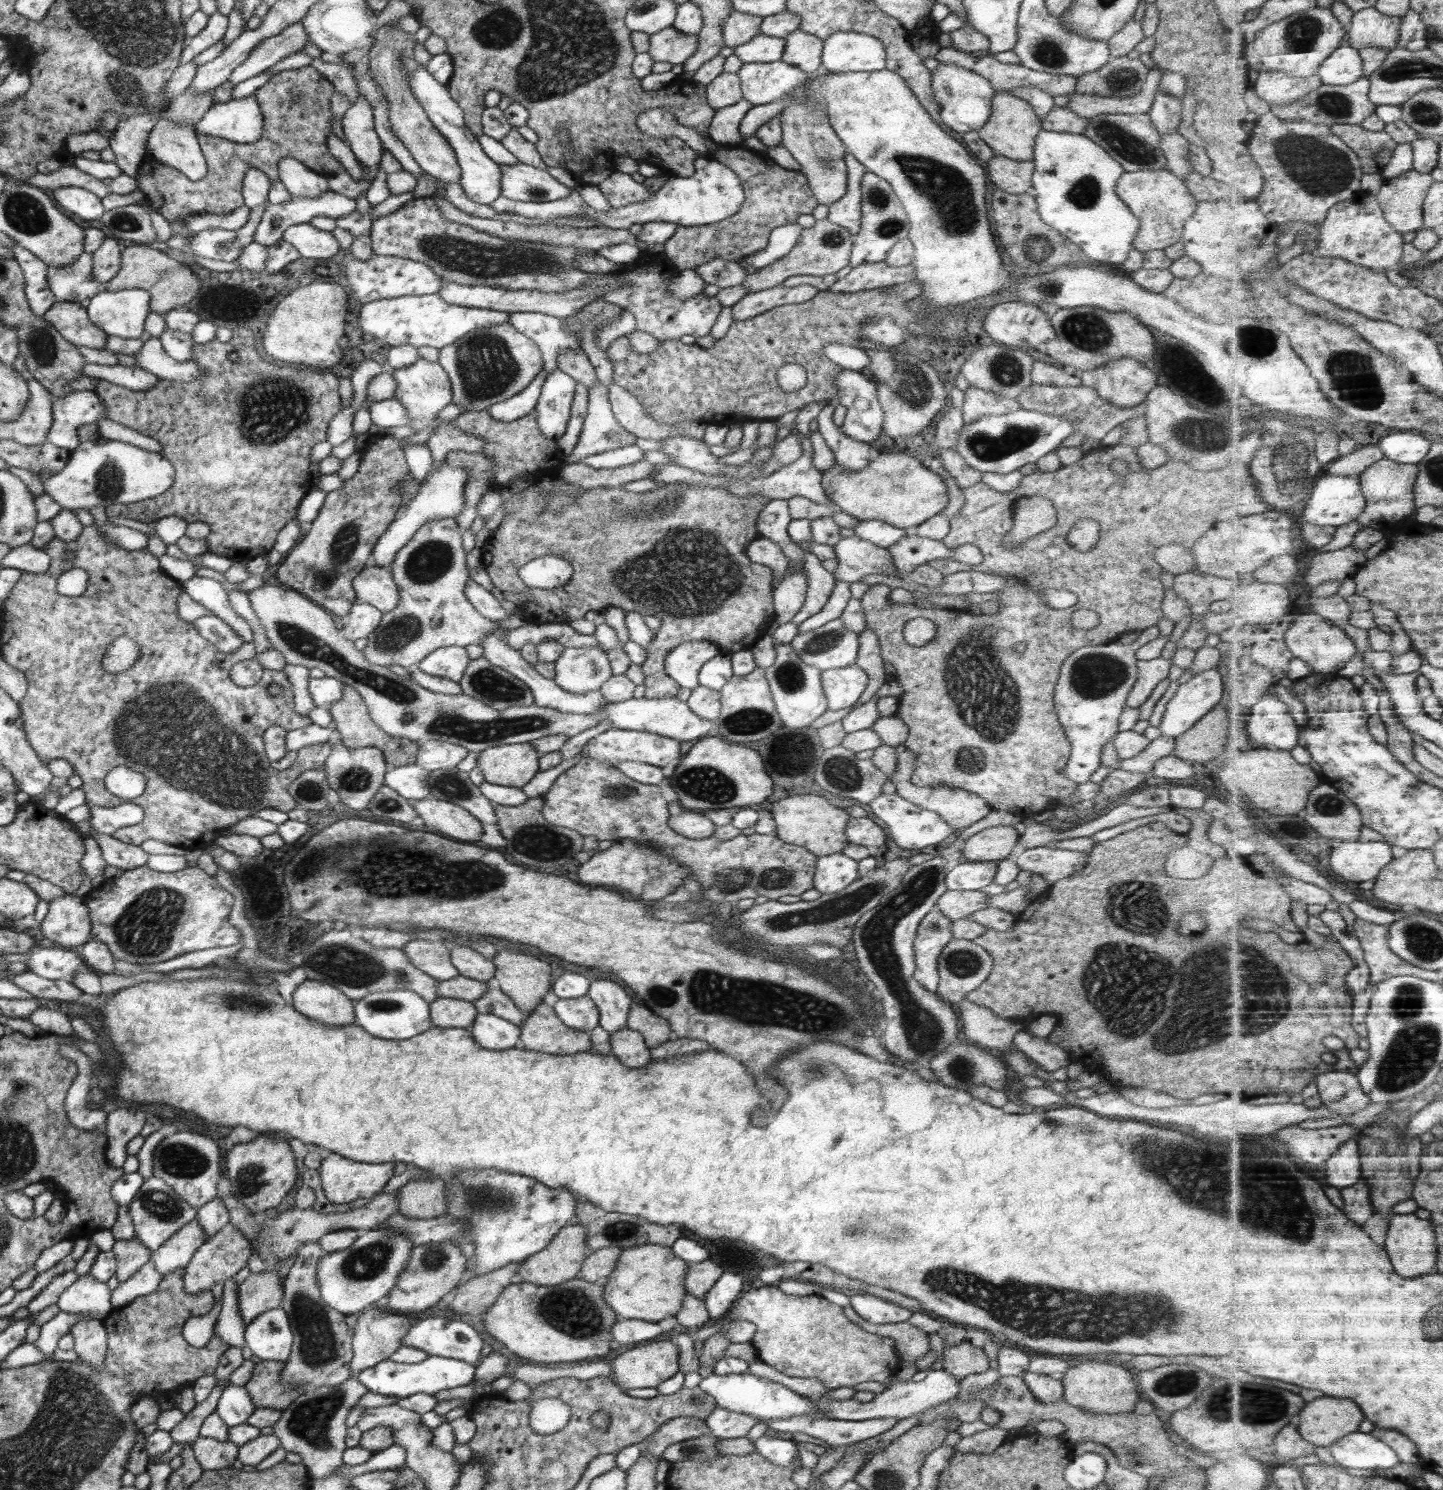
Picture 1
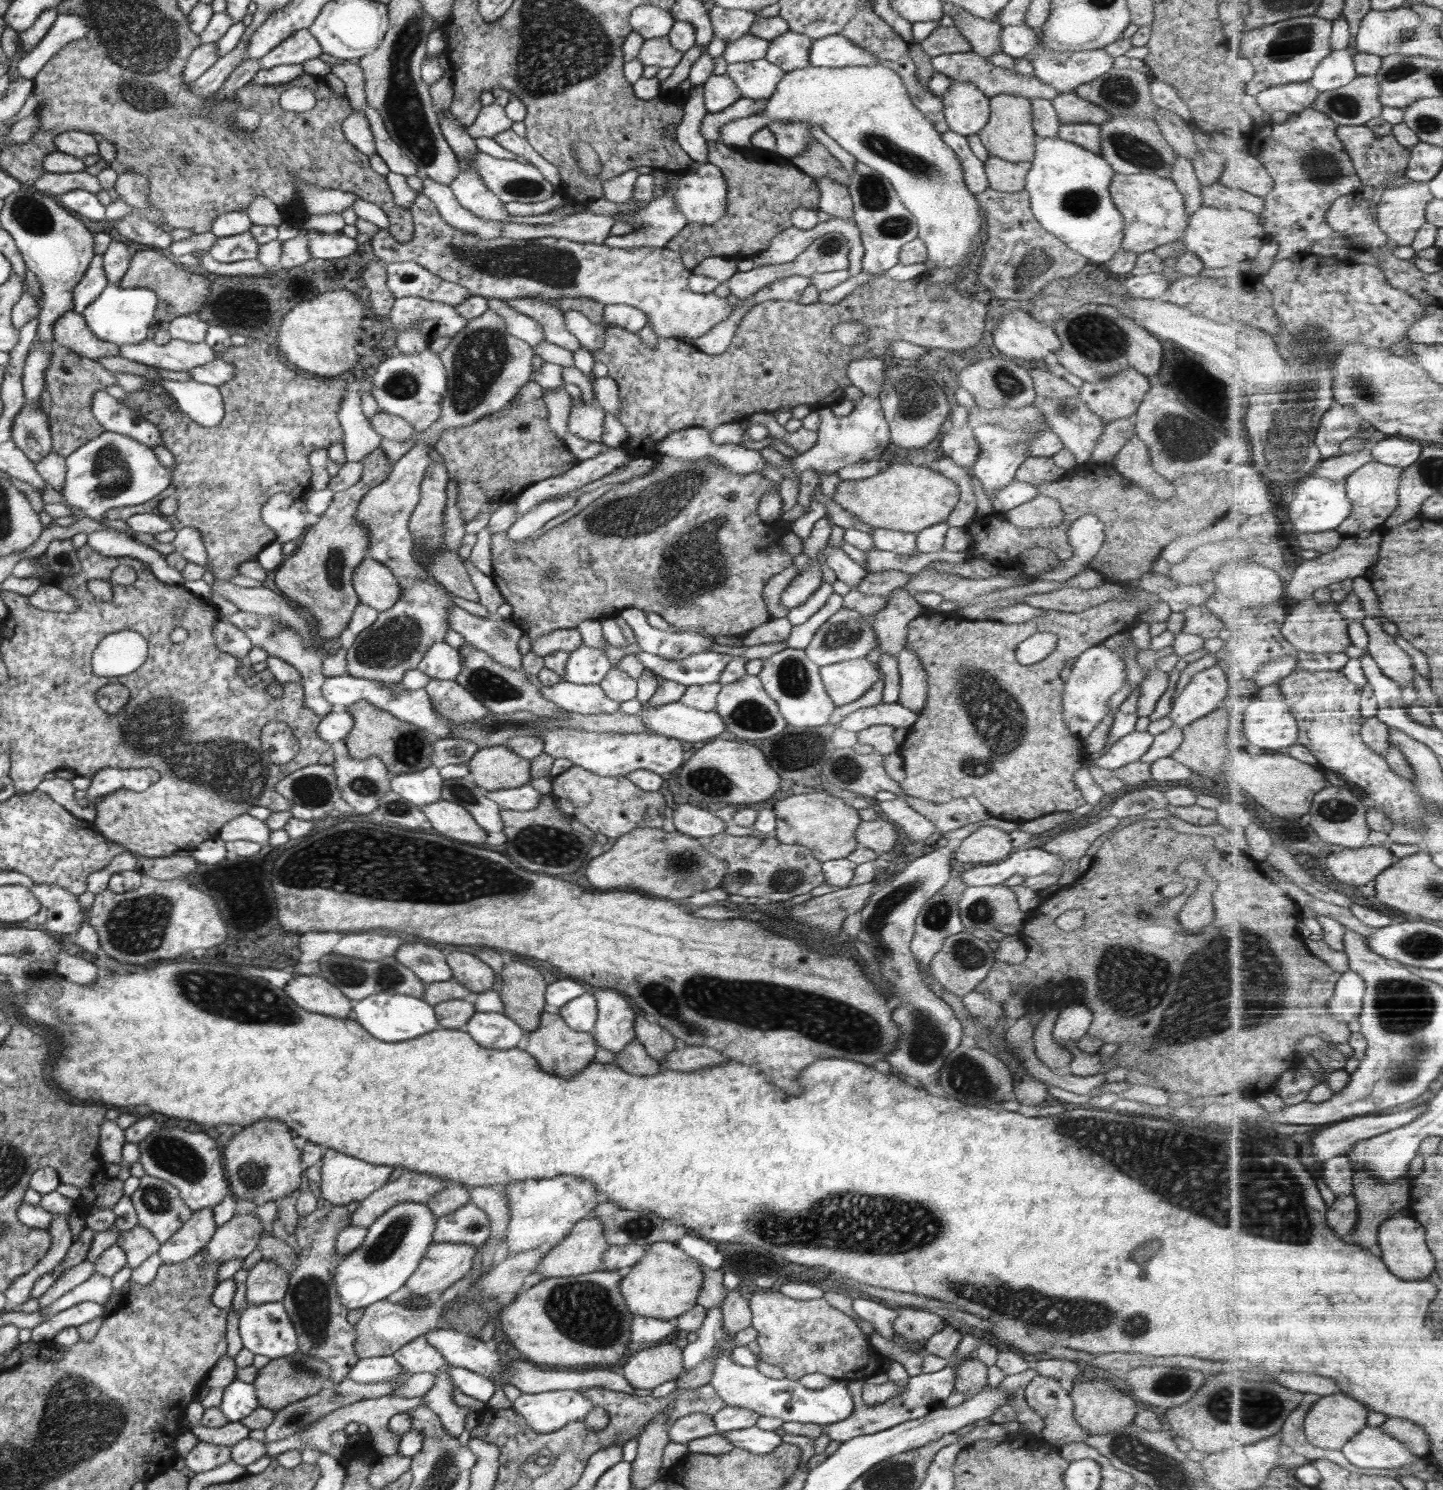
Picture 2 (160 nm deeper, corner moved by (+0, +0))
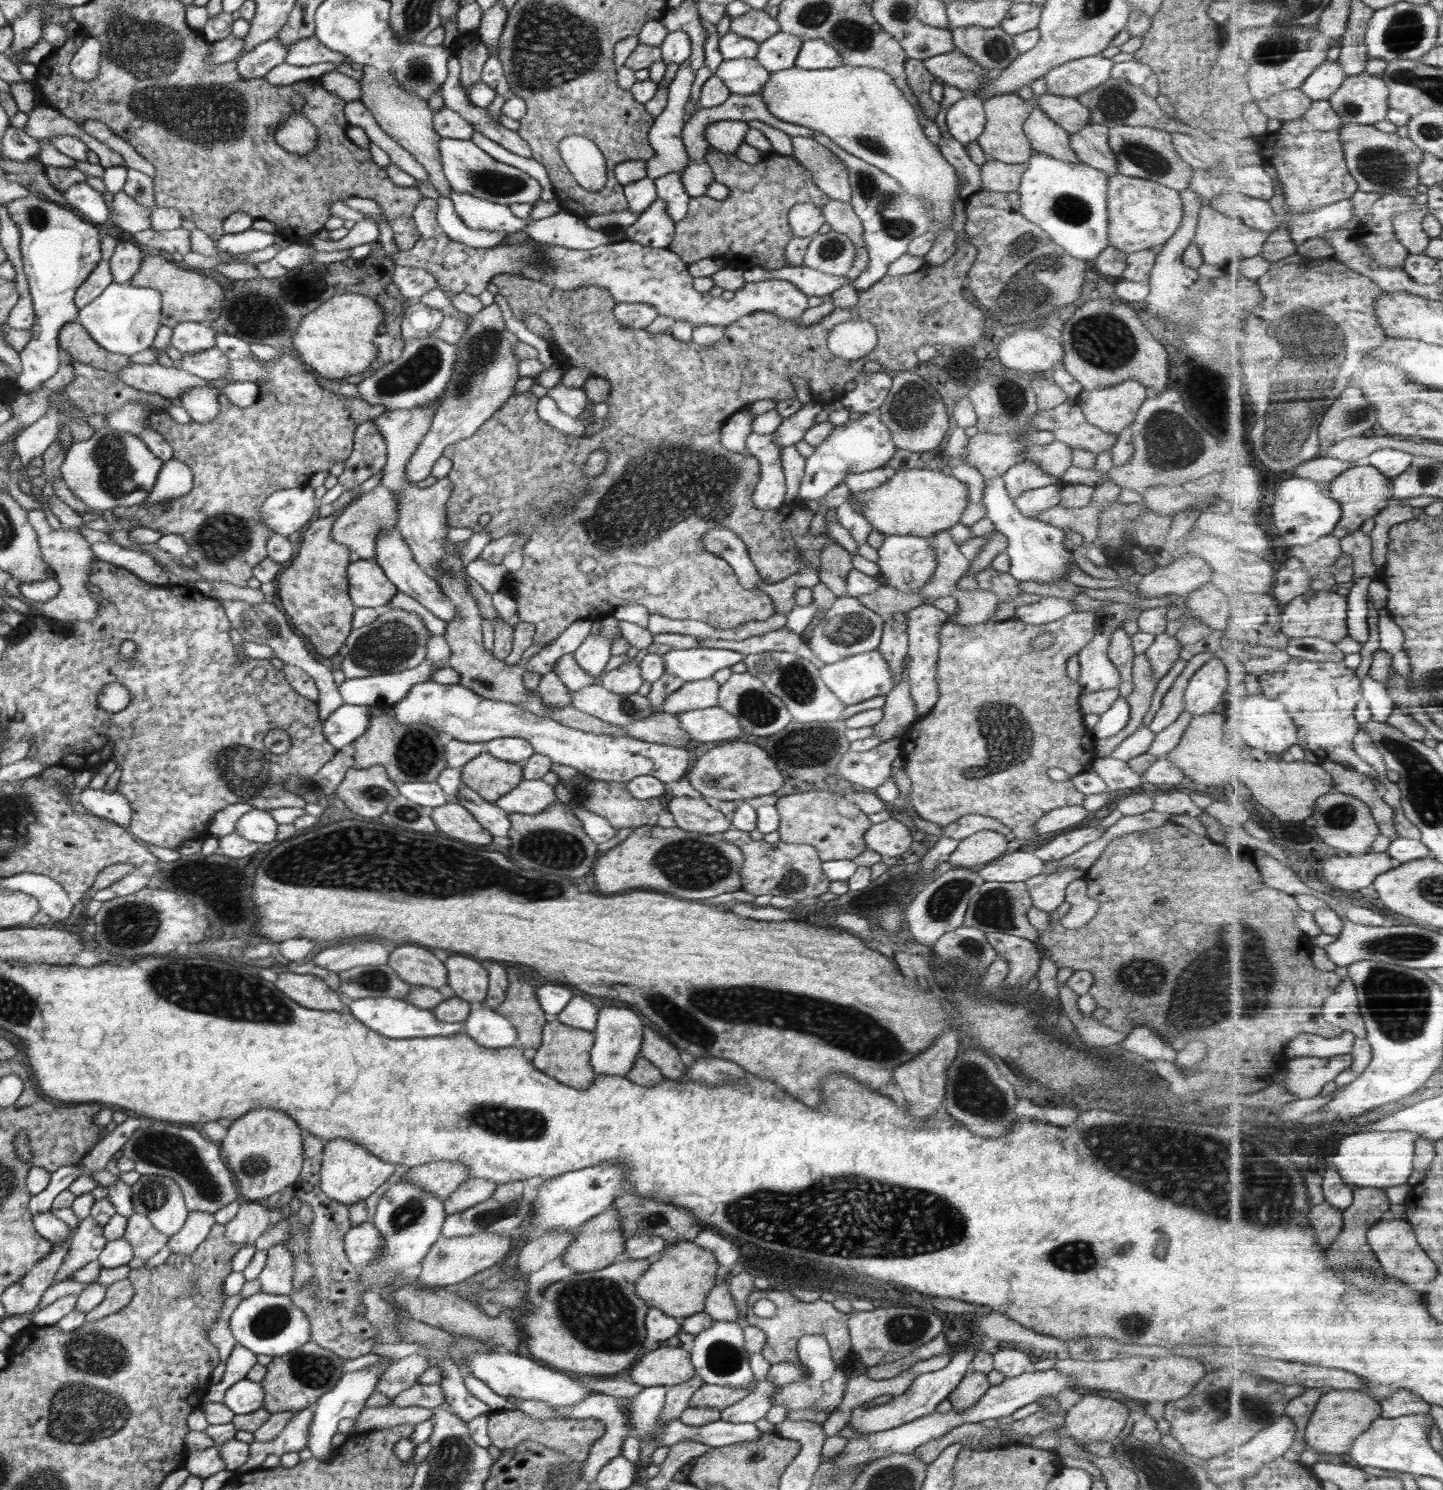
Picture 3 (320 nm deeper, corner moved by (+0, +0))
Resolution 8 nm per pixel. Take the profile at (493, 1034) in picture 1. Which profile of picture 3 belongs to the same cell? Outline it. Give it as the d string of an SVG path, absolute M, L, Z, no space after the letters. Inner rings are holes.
M474 1006L464 1024L466 1034L487 1049L503 1049L516 1045L516 1029L494 1009Z

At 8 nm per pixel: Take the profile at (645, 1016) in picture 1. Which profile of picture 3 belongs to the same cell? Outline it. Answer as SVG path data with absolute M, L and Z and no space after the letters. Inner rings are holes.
M643 1027L643 1041L639 1054L659 1068L665 1078L676 1081L685 1079L687 1068L680 1060L678 1050L650 1027Z

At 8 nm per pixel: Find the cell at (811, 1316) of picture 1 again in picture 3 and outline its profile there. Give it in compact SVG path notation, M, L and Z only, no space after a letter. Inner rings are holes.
M759 1289L756 1290L756 1292L752 1291L748 1295L745 1319L750 1325L761 1328L762 1332L764 1332L766 1340L762 1347L761 1354L764 1355L764 1358L766 1358L768 1362L770 1362L770 1365L780 1362L796 1364L796 1366L802 1368L802 1376L804 1376L804 1378L808 1378L811 1375L810 1362L798 1359L797 1342L799 1341L799 1338L805 1334L819 1334L820 1336L824 1336L828 1341L832 1360L838 1367L850 1366L852 1361L856 1361L854 1353L852 1353L851 1338L849 1335L849 1328L847 1327L848 1313L846 1314L838 1311L831 1302L825 1301L822 1298L815 1300L814 1302L802 1302L788 1291ZM760 1298L767 1298L776 1304L775 1315L769 1318L762 1318L754 1314L754 1311L752 1311L753 1304L757 1300L760 1300Z

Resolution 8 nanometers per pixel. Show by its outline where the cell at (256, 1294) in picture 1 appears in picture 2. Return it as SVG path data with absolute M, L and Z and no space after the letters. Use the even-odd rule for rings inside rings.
M260 1259L248 1271L244 1290L247 1302L251 1305L281 1302L288 1292L289 1275L272 1259Z

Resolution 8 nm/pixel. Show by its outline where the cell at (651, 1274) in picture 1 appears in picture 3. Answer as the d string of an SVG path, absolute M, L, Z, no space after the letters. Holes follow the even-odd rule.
M694 1241L668 1244L638 1280L636 1294L648 1307L654 1306L664 1314L681 1321L703 1310L708 1293L717 1284L718 1267L712 1251L698 1246Z

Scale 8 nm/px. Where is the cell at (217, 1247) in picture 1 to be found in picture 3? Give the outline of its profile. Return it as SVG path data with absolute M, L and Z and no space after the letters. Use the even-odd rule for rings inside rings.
M242 1200L236 1216L225 1225L225 1237L235 1247L254 1244L270 1228L269 1209L258 1202Z

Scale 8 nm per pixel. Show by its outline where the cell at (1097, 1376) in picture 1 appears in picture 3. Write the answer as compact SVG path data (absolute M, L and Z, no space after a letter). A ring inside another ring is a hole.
M1082 1391L1080 1401L1072 1406L1064 1418L1064 1427L1071 1438L1113 1442L1130 1421L1130 1411L1116 1399L1094 1396Z

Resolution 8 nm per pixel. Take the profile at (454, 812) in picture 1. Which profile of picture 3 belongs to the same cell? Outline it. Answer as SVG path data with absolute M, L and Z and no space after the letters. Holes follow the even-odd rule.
M446 802L436 806L431 812L432 820L440 832L464 840L470 844L486 846L493 841L493 836L460 804Z

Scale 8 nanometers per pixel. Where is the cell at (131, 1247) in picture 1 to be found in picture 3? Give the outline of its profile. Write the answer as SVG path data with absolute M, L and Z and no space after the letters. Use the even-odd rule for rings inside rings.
M134 1213L127 1218L123 1236L131 1245L134 1256L148 1260L167 1245L169 1237L162 1234L143 1214Z

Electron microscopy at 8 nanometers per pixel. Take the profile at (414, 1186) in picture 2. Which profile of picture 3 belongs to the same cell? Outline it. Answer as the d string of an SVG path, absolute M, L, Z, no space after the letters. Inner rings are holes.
M438 1161L410 1167L398 1181L416 1183L441 1201L448 1198L466 1179L469 1168L454 1161Z

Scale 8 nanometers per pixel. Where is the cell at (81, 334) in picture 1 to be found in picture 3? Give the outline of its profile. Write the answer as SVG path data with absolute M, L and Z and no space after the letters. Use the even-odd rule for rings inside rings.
M76 321L67 322L58 335L59 348L64 349L72 359L88 366L118 374L119 370L131 363L125 354L108 352L90 333Z

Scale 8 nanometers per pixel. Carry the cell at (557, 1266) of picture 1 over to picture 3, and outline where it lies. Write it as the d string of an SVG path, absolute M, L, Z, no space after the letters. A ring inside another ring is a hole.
M610 1207L603 1213L597 1214L582 1226L573 1241L570 1243L563 1262L566 1266L576 1270L577 1273L600 1270L622 1259L625 1252L625 1236L621 1231L621 1222L617 1210Z

